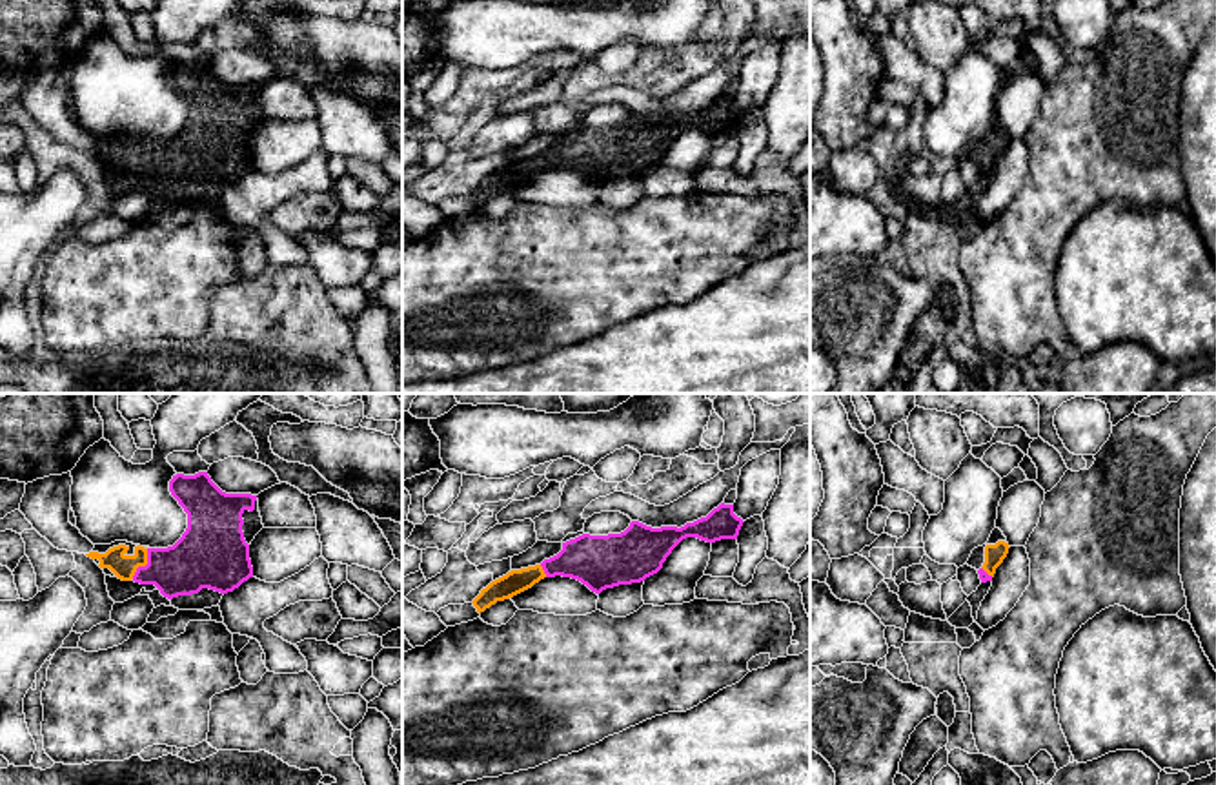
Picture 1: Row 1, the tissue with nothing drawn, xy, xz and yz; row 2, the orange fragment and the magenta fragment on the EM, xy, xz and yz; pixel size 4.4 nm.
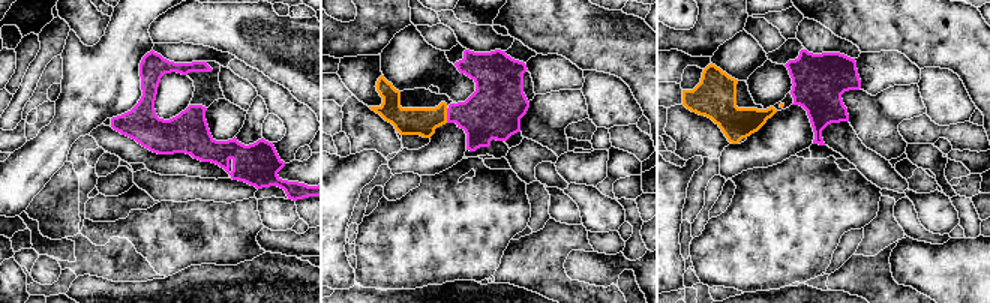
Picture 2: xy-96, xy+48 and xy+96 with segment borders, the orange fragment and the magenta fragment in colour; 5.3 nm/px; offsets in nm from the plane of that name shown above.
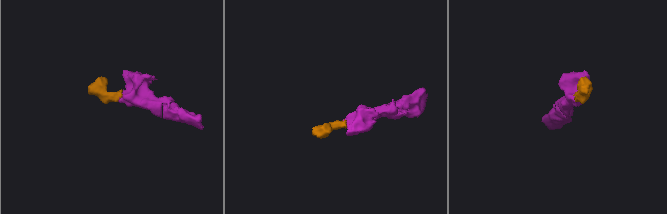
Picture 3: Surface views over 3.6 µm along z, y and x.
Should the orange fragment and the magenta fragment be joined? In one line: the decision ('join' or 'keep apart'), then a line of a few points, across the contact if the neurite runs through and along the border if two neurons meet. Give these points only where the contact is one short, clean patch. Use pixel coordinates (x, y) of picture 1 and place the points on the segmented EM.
join; line xy (124, 567), (144, 565), (190, 565), (199, 560)

